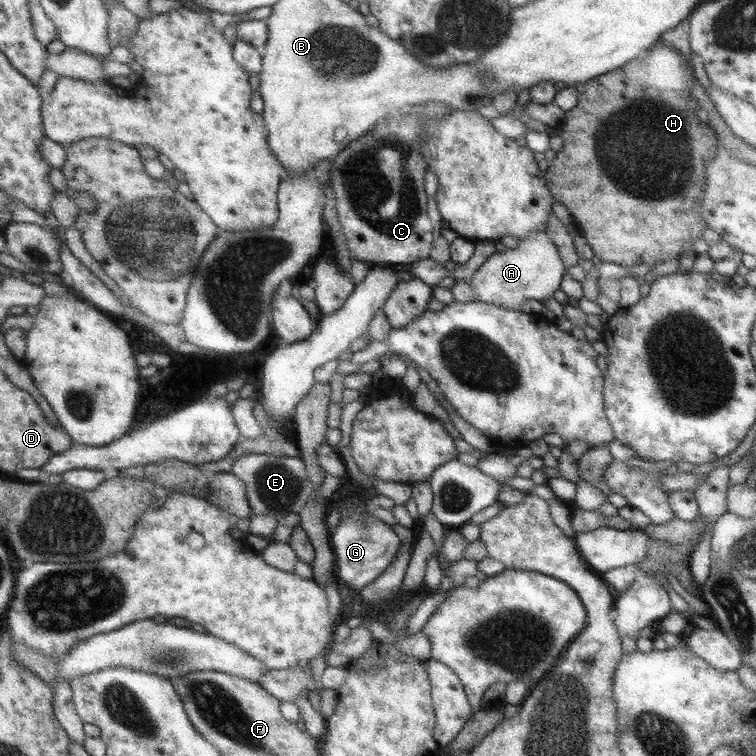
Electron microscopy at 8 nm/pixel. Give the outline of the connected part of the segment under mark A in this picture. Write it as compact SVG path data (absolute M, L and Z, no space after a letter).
M548 228L540 233L527 234L526 238L518 238L519 245L514 249L505 248L503 252L489 256L473 278L468 280L476 301L520 311L527 300L544 302L552 299L556 290L560 289L568 269L559 255L557 245L547 233Z

